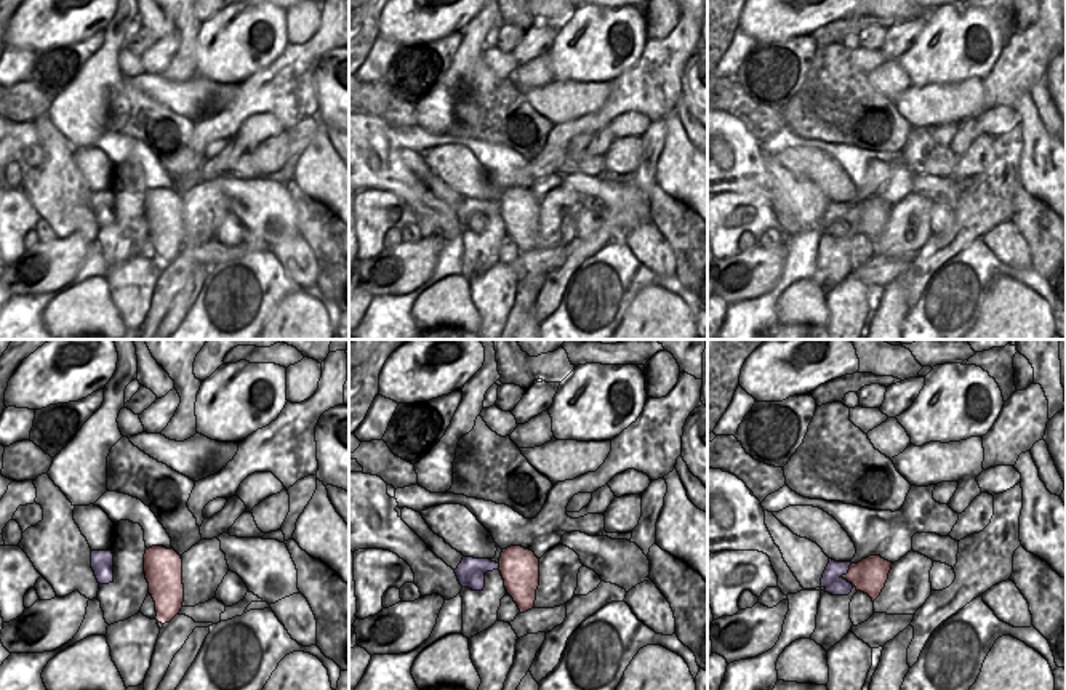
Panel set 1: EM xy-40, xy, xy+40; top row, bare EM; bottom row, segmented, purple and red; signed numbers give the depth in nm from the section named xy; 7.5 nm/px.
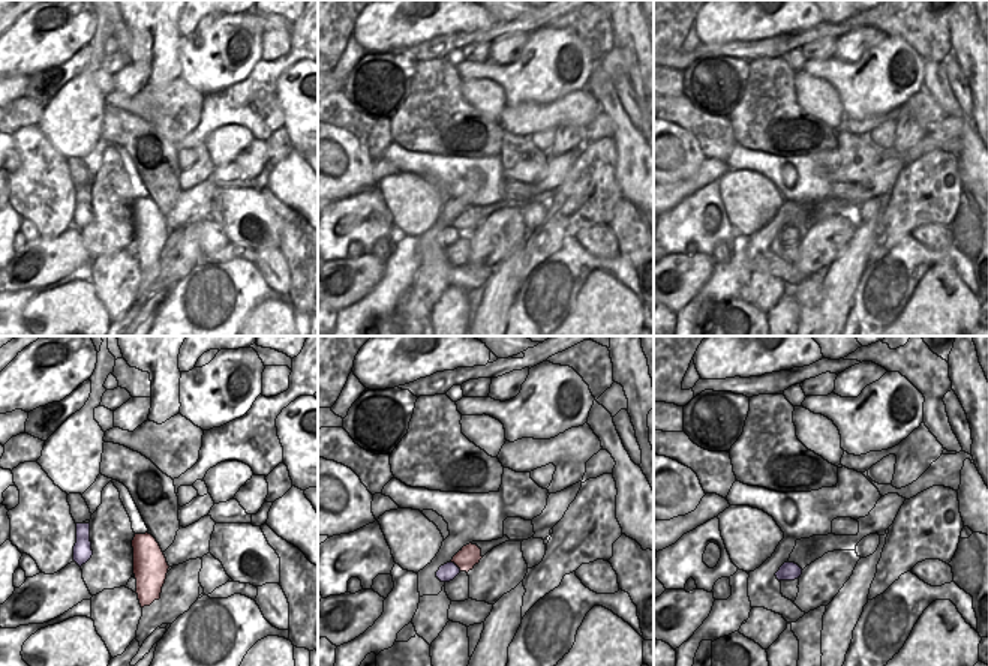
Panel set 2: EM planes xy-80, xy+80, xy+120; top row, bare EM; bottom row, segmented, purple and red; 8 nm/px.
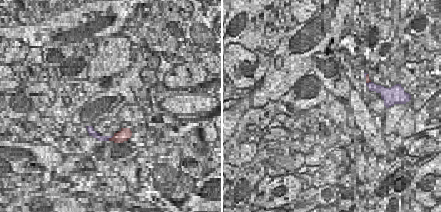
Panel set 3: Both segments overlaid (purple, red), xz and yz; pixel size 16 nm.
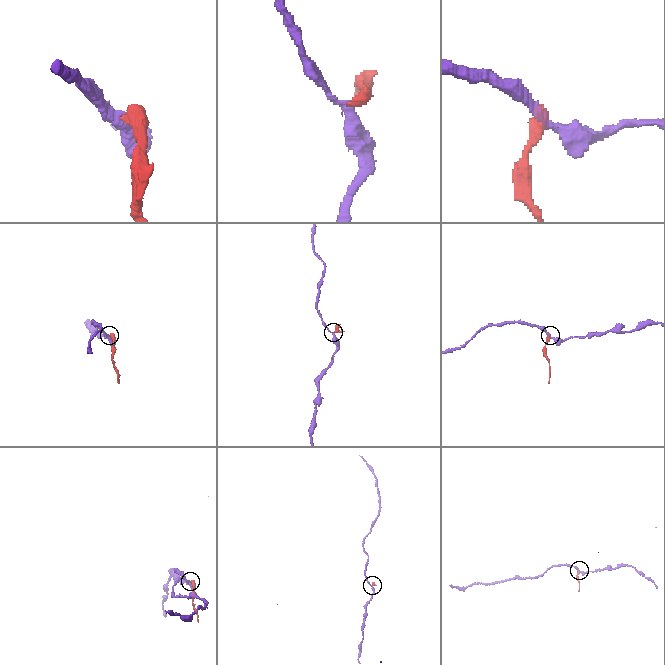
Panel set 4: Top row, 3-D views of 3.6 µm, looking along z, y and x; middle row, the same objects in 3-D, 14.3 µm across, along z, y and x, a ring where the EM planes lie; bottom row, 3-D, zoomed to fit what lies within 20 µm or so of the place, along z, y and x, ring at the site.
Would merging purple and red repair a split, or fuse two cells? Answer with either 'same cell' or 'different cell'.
different cell

